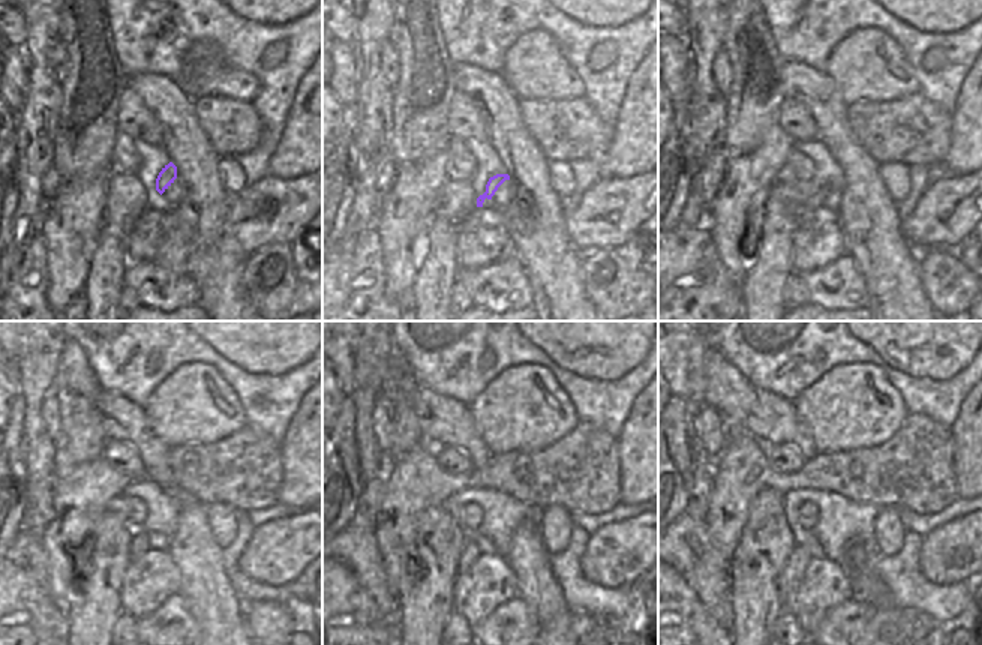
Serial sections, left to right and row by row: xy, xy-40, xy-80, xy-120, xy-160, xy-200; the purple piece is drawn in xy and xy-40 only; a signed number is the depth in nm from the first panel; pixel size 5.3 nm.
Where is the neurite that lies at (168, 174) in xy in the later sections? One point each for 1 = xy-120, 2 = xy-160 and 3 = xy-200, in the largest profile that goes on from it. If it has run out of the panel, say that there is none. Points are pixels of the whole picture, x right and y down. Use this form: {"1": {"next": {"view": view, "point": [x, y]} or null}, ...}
{"1": {"next": {"view": "xy-120", "point": [140, 543]}}, "2": {"next": {"view": "xy-160", "point": [470, 552]}}, "3": {"next": {"view": "xy-200", "point": [792, 572]}}}

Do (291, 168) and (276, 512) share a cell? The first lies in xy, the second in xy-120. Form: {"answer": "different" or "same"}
{"answer": "different"}

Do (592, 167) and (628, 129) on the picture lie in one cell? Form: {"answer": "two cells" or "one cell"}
{"answer": "two cells"}

